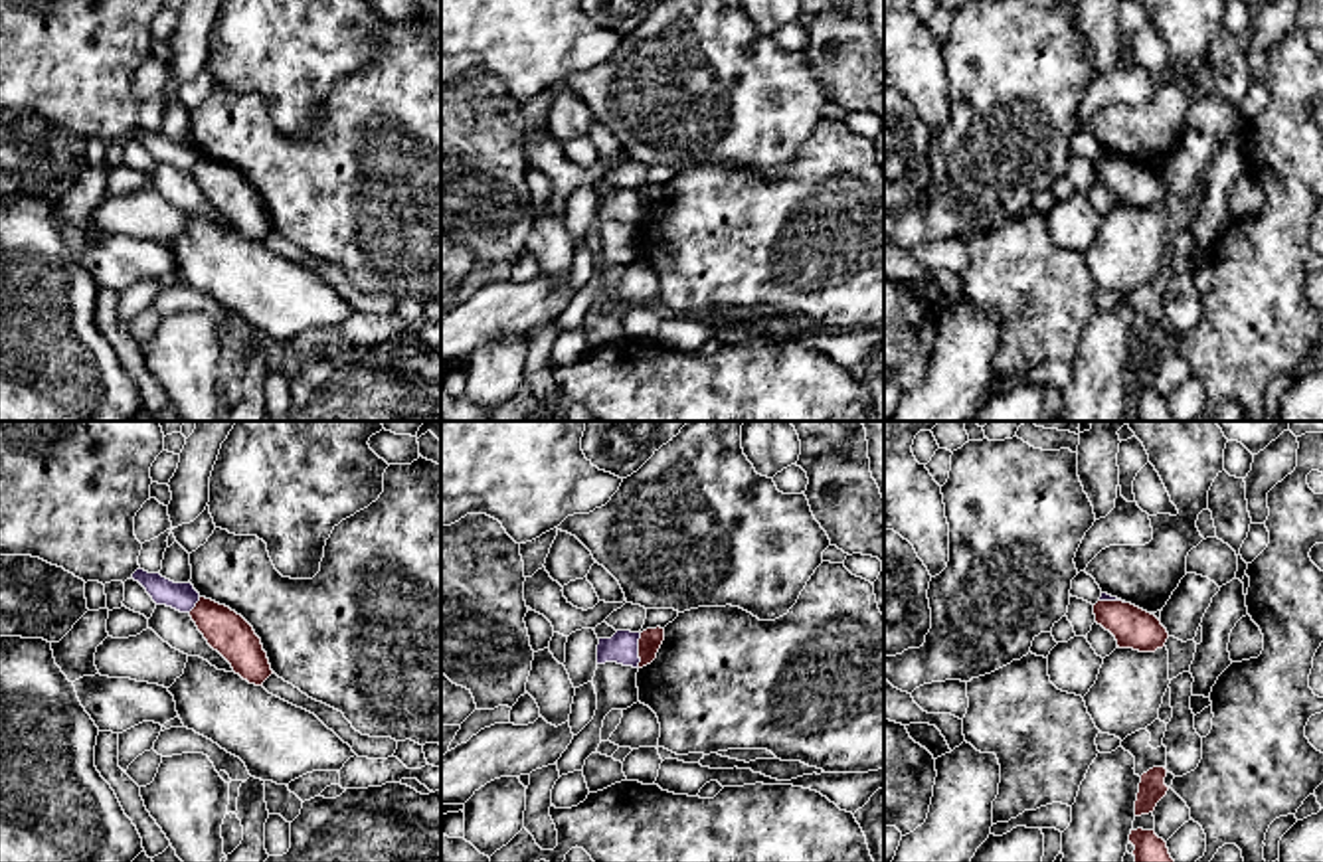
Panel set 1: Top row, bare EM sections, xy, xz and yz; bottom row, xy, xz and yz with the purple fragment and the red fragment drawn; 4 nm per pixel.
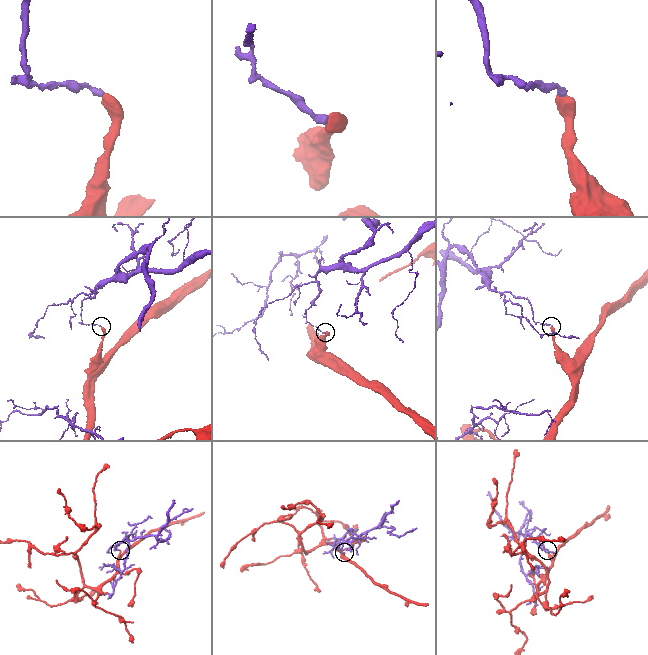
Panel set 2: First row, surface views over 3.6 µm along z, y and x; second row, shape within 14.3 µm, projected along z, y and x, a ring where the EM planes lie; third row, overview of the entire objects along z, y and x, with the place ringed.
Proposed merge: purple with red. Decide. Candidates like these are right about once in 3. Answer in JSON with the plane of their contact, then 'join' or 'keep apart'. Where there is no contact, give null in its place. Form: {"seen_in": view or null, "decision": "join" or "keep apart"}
{"seen_in": "xz", "decision": "keep apart"}

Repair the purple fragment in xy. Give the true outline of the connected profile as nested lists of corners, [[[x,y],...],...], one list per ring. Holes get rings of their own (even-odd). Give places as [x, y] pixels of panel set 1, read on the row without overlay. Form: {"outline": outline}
{"outline": [[[140,125],[132,130],[132,136],[146,146],[156,162],[166,162],[180,170],[190,170],[200,158],[200,150],[192,140],[174,140],[160,130],[148,130]]]}

